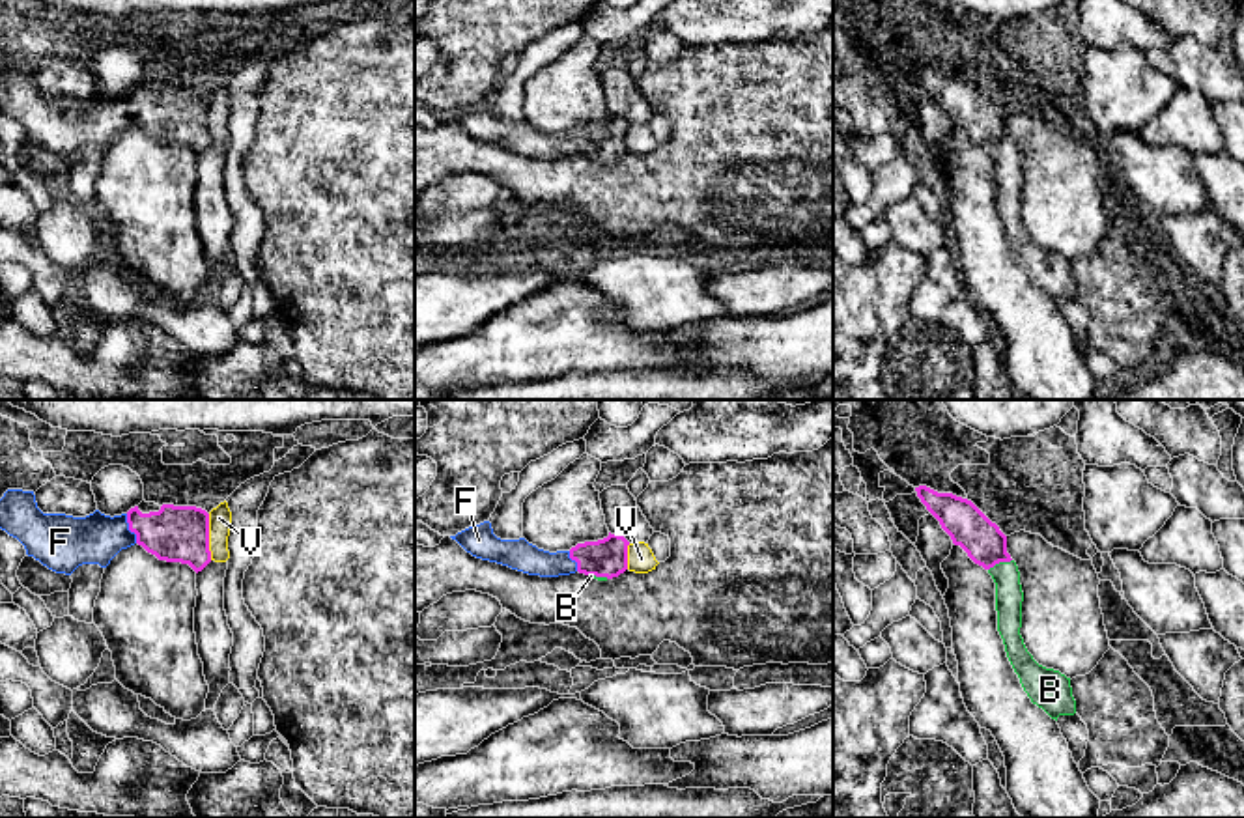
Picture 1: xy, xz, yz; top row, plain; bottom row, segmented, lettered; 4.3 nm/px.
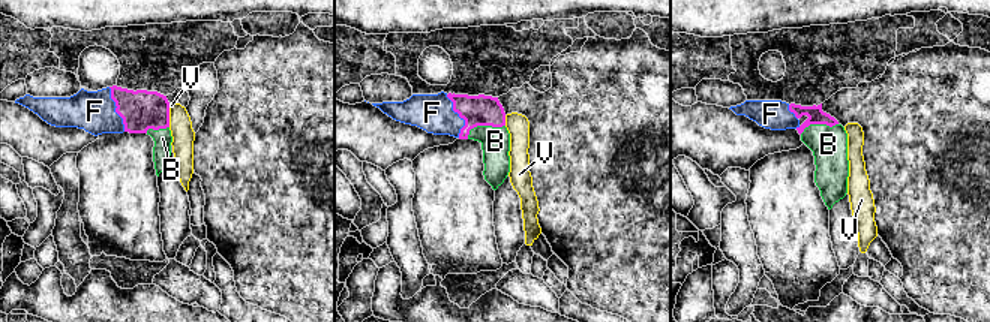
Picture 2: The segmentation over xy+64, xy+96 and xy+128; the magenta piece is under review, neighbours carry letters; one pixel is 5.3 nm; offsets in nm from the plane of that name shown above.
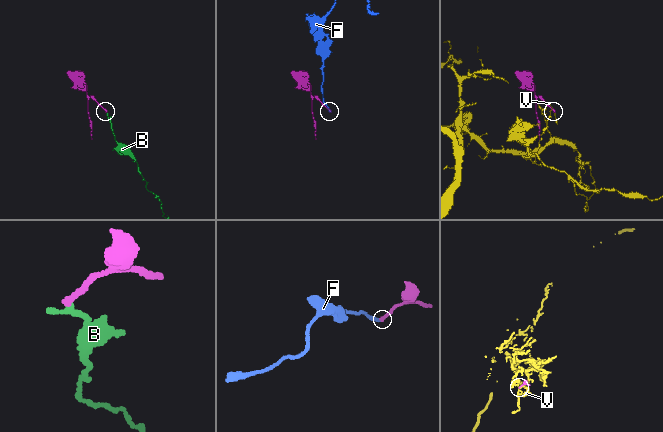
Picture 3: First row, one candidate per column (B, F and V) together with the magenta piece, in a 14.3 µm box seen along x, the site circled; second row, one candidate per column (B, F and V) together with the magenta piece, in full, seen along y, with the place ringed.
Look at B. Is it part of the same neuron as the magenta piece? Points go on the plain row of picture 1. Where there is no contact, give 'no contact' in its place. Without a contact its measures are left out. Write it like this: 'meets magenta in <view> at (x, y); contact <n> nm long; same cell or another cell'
meets magenta in yz at (1000, 142); contact 120 nm long; same cell

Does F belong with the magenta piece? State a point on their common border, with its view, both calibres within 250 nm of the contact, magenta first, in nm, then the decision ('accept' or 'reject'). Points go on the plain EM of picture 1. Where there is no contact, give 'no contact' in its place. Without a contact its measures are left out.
meets magenta in xy at (129, 111); 240 nm thick on the magenta side, 220 nm on the other; accept

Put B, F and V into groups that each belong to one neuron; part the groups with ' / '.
B F / V

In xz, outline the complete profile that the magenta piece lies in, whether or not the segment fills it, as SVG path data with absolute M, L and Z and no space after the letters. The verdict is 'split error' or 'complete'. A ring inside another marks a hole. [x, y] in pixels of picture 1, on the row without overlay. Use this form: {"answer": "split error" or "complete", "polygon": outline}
{"answer": "split error", "polygon": "M489 103L473 106L450 120L476 140L529 157L558 159L579 153L598 162L607 162L628 151L629 123L611 114L603 121L577 125L570 133L557 134L538 131L525 120L501 121L493 116Z"}

